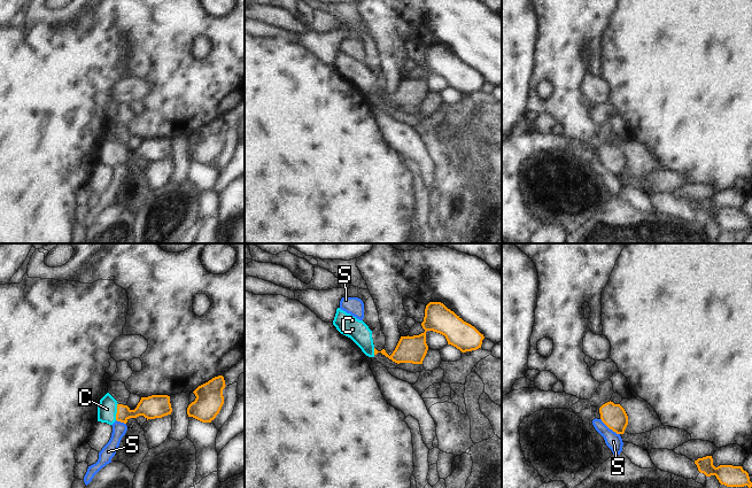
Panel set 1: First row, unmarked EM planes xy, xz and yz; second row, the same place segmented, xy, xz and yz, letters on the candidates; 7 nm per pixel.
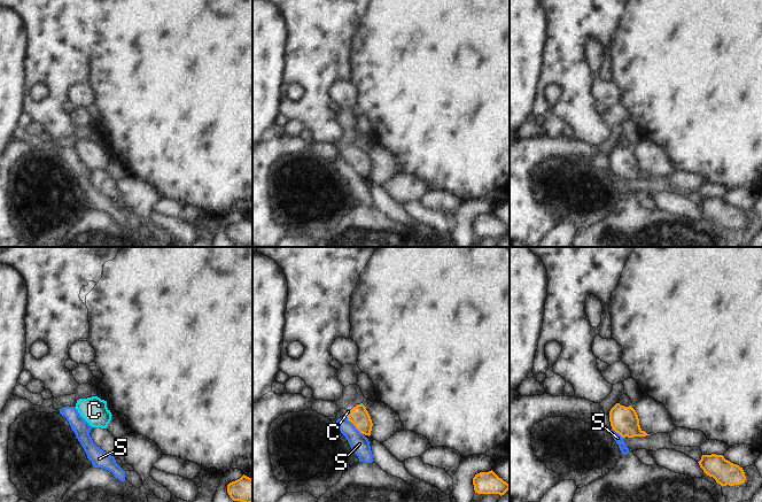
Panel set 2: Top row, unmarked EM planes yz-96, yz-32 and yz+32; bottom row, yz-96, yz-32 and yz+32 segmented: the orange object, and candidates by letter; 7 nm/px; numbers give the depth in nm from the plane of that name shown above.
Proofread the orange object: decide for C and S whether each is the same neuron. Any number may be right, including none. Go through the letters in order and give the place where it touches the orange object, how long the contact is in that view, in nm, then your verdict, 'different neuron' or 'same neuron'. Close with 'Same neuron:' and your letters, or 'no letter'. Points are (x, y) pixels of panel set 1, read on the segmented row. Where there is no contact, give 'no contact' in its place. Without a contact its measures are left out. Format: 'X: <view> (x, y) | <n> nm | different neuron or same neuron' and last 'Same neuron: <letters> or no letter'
C: xy (117, 411) | 120 nm | same neuron
S: yz (610, 428) | 180 nm | different neuron
Same neuron: C

